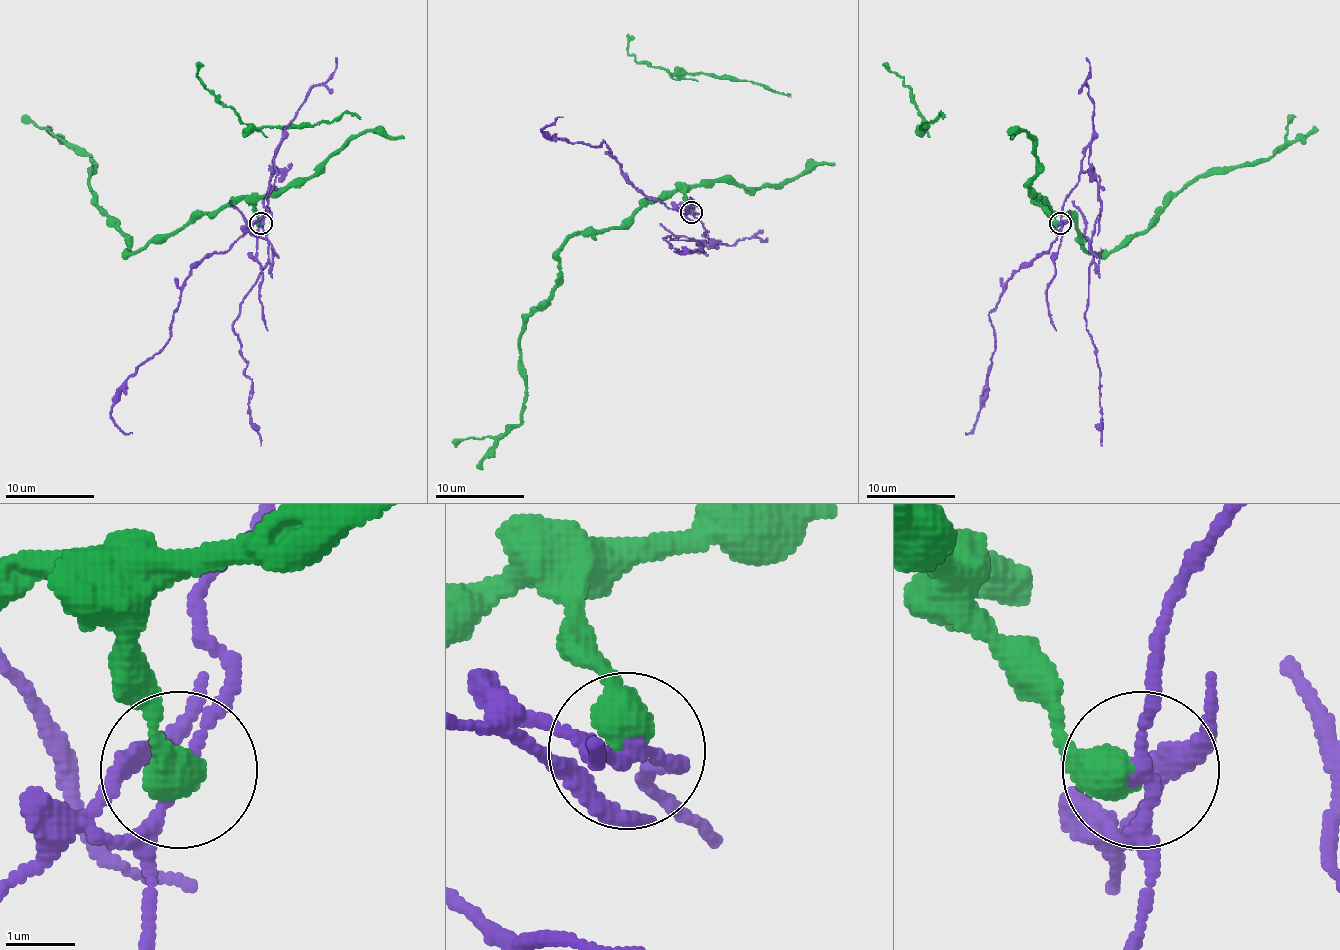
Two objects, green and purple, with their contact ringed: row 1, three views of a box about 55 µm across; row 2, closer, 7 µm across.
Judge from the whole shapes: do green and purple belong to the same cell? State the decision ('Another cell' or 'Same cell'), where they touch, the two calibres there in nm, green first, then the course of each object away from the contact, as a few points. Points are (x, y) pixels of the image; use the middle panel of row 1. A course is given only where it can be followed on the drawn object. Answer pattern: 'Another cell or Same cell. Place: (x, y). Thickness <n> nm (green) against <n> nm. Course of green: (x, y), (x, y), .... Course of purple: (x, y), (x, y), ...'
Another cell. Place: (691, 212). Thickness 550 nm (green) against 200 nm. Course of green: (691, 212), (679, 190), (661, 192), (619, 226), (565, 241), (554, 293), (521, 344), (521, 423), (451, 441). Course of purple: (691, 212), (697, 212), (706, 230), (708, 241), (699, 253), (699, 241), (664, 237), (675, 250), (691, 253)

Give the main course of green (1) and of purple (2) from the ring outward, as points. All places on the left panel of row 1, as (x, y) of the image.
1: (260, 224), (249, 201), (231, 199), (197, 212), (128, 255), (124, 232), (97, 206), (90, 159), (21, 116)
2: (260, 224), (278, 170), (269, 181), (269, 262), (233, 324), (260, 445)

